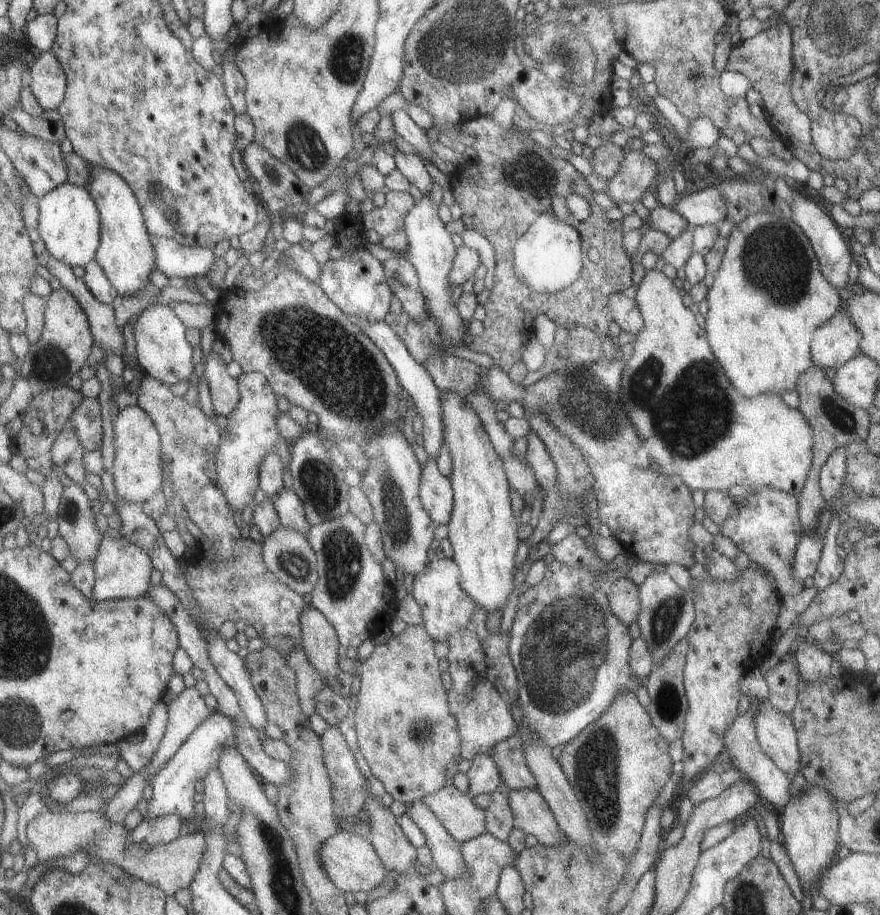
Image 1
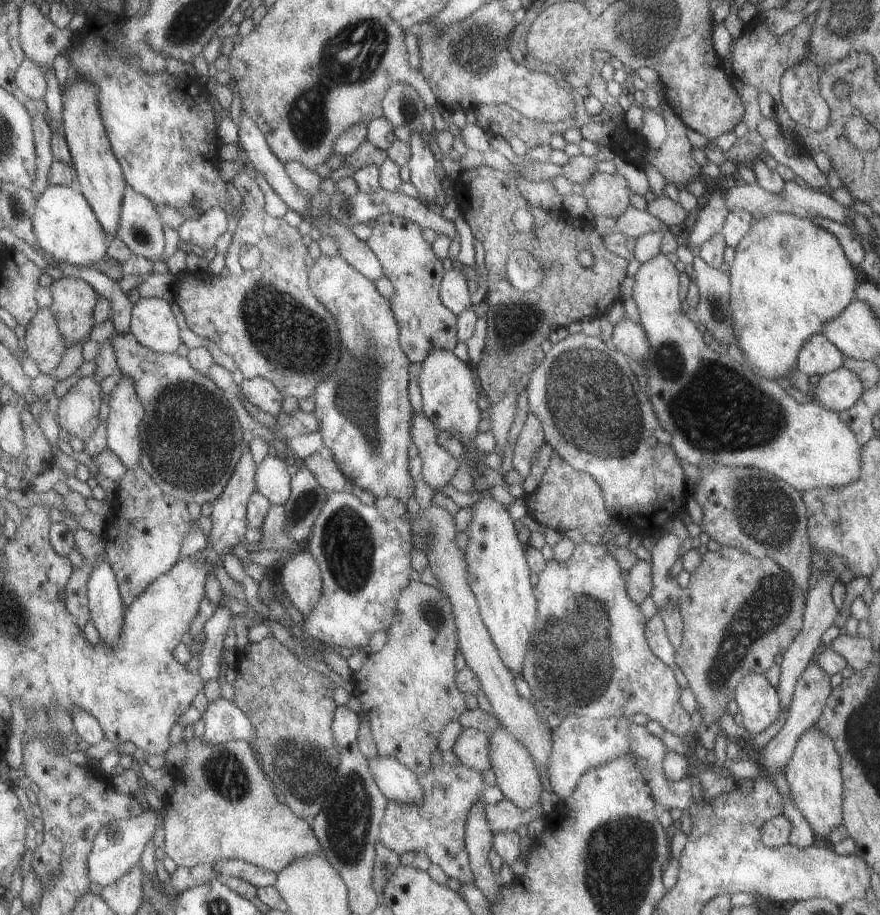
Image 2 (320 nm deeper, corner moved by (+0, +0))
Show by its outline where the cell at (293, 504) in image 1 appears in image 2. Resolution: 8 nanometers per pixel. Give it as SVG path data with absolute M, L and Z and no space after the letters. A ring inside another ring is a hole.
M267 456L259 464L256 472L258 491L273 505L284 505L292 496L292 478L287 470L289 458Z

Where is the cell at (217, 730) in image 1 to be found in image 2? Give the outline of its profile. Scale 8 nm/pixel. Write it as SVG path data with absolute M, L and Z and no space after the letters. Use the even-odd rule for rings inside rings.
M149 808L138 817L115 820L101 829L88 858L89 878L103 888L123 878L135 865L139 864L139 858L145 846L151 842L157 826L159 826L159 814Z

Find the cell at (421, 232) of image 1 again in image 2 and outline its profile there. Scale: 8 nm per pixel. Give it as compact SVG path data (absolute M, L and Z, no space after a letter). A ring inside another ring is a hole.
M419 131L412 132L410 145L412 157L408 162L412 170L410 182L419 195L424 196L433 204L437 194L444 193L441 181L437 178L437 160L433 150L429 148L430 140L423 140Z

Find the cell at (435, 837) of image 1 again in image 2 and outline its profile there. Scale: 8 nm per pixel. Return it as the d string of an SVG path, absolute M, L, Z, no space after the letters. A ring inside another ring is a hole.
M377 752L369 760L373 778L388 800L422 805L424 790L418 776L400 760Z

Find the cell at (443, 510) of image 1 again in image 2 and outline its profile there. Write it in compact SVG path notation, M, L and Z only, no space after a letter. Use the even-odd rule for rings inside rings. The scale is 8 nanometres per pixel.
M417 413L412 418L412 442L422 460L421 478L434 491L441 492L457 472L462 460L455 458L450 450L438 443L440 428L427 418L425 413Z

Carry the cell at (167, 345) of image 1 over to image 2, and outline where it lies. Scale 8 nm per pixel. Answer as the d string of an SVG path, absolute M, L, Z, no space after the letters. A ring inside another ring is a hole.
M140 297L132 307L130 332L143 346L160 353L175 353L182 345L181 328L164 298Z

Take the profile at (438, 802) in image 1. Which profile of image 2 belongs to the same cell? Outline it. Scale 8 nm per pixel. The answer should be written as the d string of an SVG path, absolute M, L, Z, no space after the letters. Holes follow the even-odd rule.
M504 797L494 804L486 804L485 812L495 834L503 831L519 830L523 824L527 826L535 818L544 817L547 811L542 808L541 803L523 810L507 797Z

